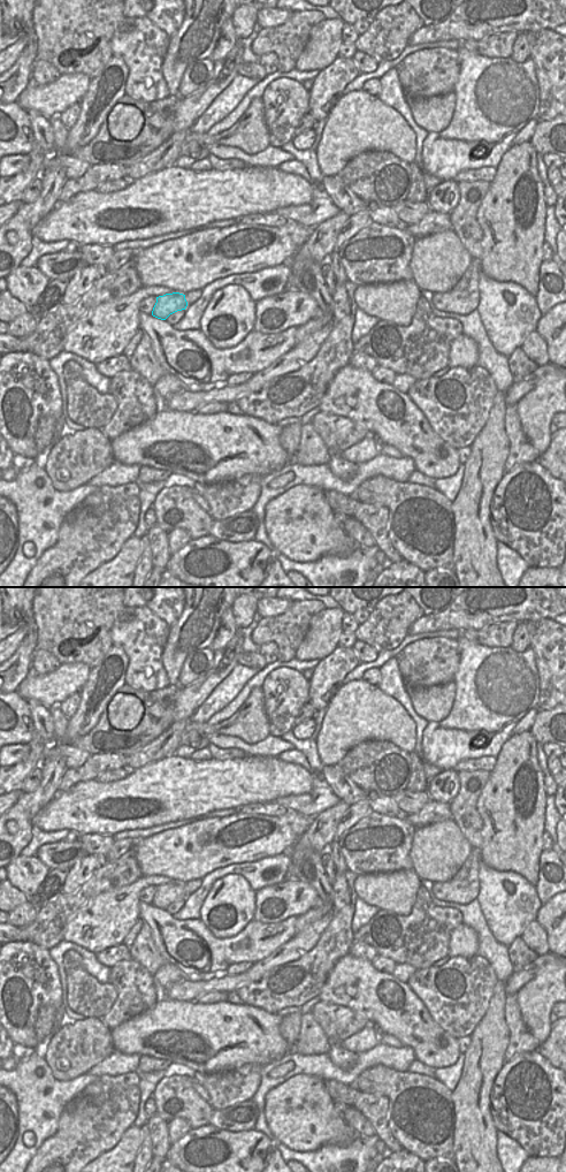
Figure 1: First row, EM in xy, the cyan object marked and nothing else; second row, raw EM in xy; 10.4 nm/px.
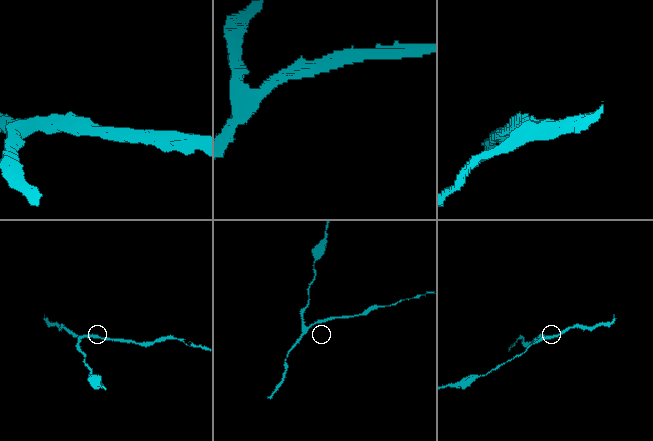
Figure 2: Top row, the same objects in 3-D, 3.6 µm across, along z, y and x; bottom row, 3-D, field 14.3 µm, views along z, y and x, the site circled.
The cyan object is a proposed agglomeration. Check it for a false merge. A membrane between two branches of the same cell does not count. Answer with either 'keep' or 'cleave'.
cleave

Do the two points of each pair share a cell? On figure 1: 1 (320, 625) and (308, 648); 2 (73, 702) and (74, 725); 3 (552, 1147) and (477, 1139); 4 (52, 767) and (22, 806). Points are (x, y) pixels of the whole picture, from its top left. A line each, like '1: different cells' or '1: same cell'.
1: same cell
2: different cells
3: different cells
4: same cell

